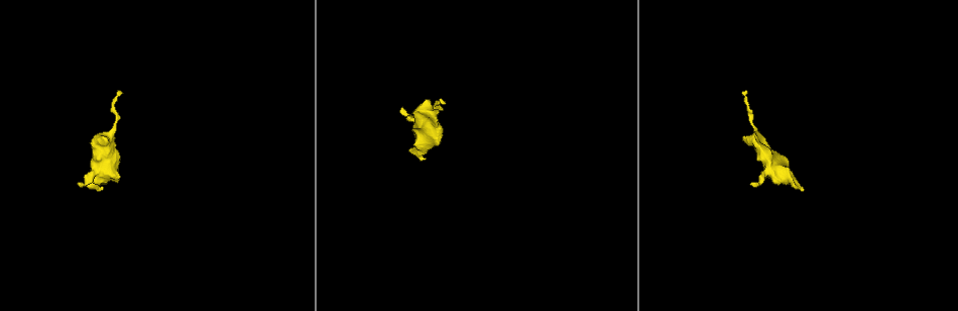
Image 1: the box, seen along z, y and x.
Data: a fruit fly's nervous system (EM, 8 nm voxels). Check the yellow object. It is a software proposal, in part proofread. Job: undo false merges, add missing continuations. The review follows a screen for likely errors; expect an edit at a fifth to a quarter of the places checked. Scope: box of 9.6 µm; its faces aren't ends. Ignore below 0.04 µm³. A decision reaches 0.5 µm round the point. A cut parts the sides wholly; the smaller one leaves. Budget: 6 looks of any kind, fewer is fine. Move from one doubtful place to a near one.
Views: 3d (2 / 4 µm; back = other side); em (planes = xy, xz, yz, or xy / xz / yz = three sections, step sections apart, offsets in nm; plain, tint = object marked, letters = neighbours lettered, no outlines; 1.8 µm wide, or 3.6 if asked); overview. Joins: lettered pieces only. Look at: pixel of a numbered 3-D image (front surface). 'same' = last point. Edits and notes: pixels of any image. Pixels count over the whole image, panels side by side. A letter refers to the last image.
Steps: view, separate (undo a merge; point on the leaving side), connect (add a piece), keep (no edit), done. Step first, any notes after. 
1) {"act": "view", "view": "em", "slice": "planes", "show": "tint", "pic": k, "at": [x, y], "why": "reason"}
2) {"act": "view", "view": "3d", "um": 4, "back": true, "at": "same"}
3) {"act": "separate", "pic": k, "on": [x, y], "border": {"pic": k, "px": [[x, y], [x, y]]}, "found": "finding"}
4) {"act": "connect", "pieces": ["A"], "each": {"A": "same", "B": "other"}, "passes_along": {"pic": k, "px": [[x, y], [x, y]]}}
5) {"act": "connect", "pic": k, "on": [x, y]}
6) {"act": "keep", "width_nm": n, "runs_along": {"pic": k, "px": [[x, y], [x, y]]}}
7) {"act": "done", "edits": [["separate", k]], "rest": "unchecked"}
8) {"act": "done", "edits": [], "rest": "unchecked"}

{"act": "view", "view": "em", "slice": "xy", "step": 16, "show": "letters", "pic": 1, "at": [102, 189], "why": "stops while still wide"}

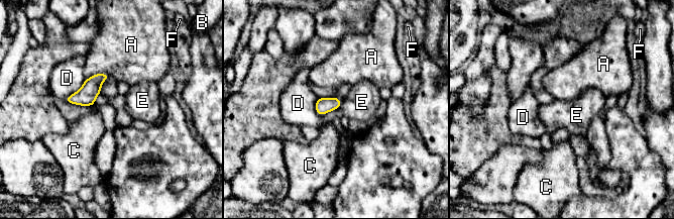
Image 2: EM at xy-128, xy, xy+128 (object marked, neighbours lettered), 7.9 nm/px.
{"act": "keep", "each": {"A": "other", "B": "other", "C": "other", "D": "other", "E": "other", "F": "other"}, "border": {"pic": 2, "px": [[341, 100], [338, 108]]}, "found": "none of them fits"}

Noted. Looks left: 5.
{"act": "view", "view": "3d", "um": 4, "back": true, "pic": 1, "at": [440, 98], "why": "thin end"}

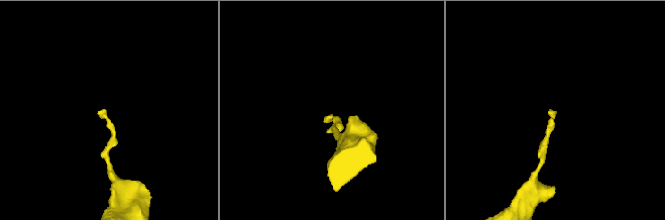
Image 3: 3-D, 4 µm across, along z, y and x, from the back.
{"act": "view", "view": "em", "slice": "xy", "step": 16, "show": "tint", "pic": 3, "at": [553, 111], "why": "shape alone is not enough"}

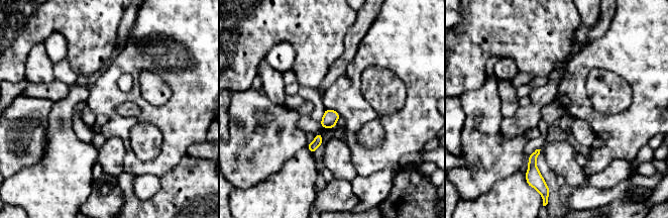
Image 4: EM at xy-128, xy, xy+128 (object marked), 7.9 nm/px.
{"act": "view", "view": "em", "slice": "planes", "show": "letters", "at": "same", "why": "another direction"}

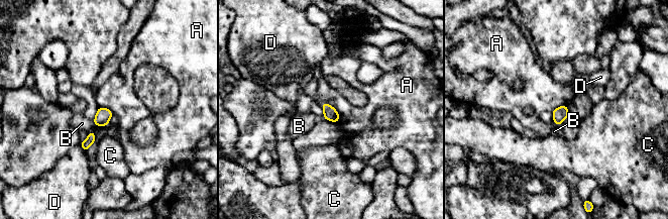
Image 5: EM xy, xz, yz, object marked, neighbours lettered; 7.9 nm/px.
{"act": "keep", "longest_contact_nm": ["A", 220], "each": {"A": "other", "B": "other", "C": "other", "D": "other"}, "border": {"pic": 5, "px": [[320, 104], [330, 104], [339, 121]]}, "found": "no lettered piece goes on from it"}

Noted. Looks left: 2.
{"act": "view", "view": "em", "um": 3.6, "slice": "yz", "step": 4, "show": "tint", "pic": 1, "at": [401, 108], "why": "branch stops here"}

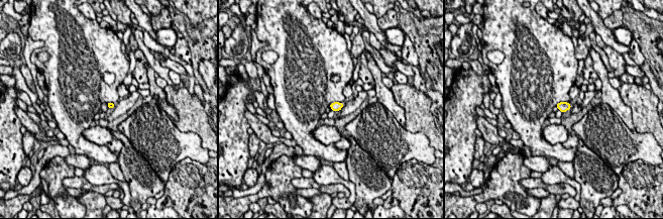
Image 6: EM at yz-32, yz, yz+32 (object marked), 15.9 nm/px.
{"act": "view", "view": "em", "um": 3.6, "slice": "planes", "show": "letters", "at": "same", "why": "cut it another way"}

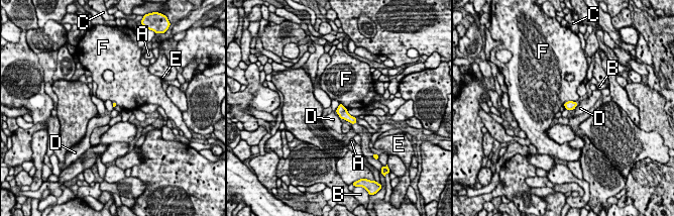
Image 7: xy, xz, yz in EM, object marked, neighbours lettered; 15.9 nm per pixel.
{"act": "keep", "each": {"A": "other", "B": "other", "C": "other", "D": "other", "E": "other", "F": "other"}, "border": {"pic": 7, "px": [[576, 101], [565, 101], [563, 103]]}, "found": "no lettered piece goes on from it"}

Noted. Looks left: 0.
{"act": "done", "edits": [], "rest": "unchecked"}

